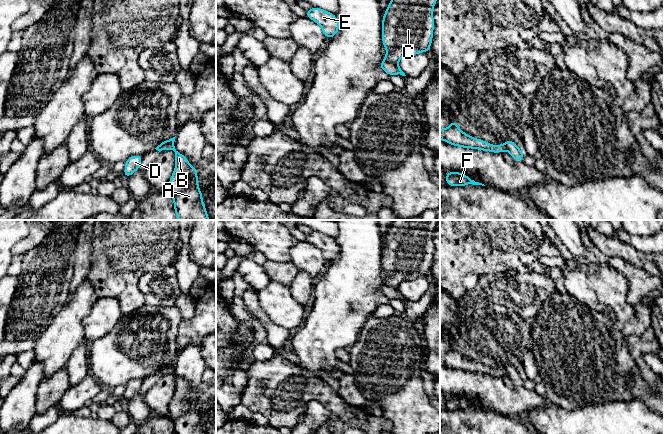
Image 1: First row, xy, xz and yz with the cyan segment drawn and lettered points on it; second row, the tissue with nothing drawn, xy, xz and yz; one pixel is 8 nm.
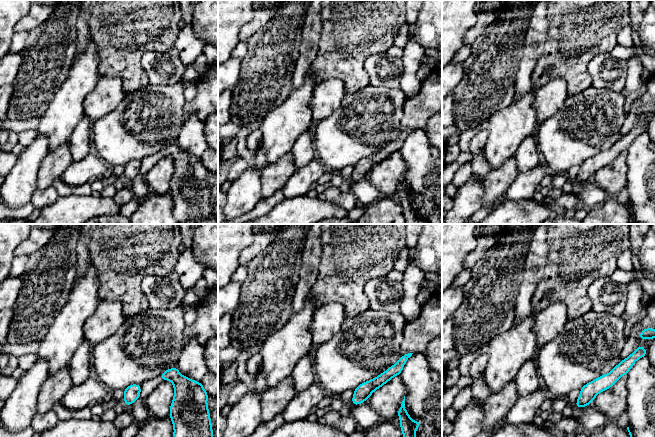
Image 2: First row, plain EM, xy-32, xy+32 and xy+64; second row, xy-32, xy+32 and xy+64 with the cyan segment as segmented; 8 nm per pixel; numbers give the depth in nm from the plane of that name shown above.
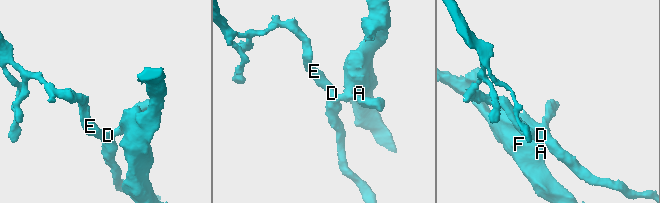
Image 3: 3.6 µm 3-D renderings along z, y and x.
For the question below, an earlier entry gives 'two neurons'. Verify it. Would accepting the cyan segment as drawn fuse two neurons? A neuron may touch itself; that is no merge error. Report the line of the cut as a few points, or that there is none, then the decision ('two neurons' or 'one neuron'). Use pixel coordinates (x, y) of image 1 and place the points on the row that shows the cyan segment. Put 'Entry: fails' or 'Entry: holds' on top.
Entry: holds
xy (173, 142), (167, 142), (161, 149) | two neurons

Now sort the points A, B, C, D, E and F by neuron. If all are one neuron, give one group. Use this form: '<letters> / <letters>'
A B C F / D E

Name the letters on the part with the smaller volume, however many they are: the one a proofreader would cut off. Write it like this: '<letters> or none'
D, E

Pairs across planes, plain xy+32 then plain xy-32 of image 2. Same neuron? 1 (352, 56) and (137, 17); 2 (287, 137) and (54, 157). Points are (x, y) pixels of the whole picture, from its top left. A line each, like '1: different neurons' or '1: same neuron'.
1: same neuron
2: different neurons

